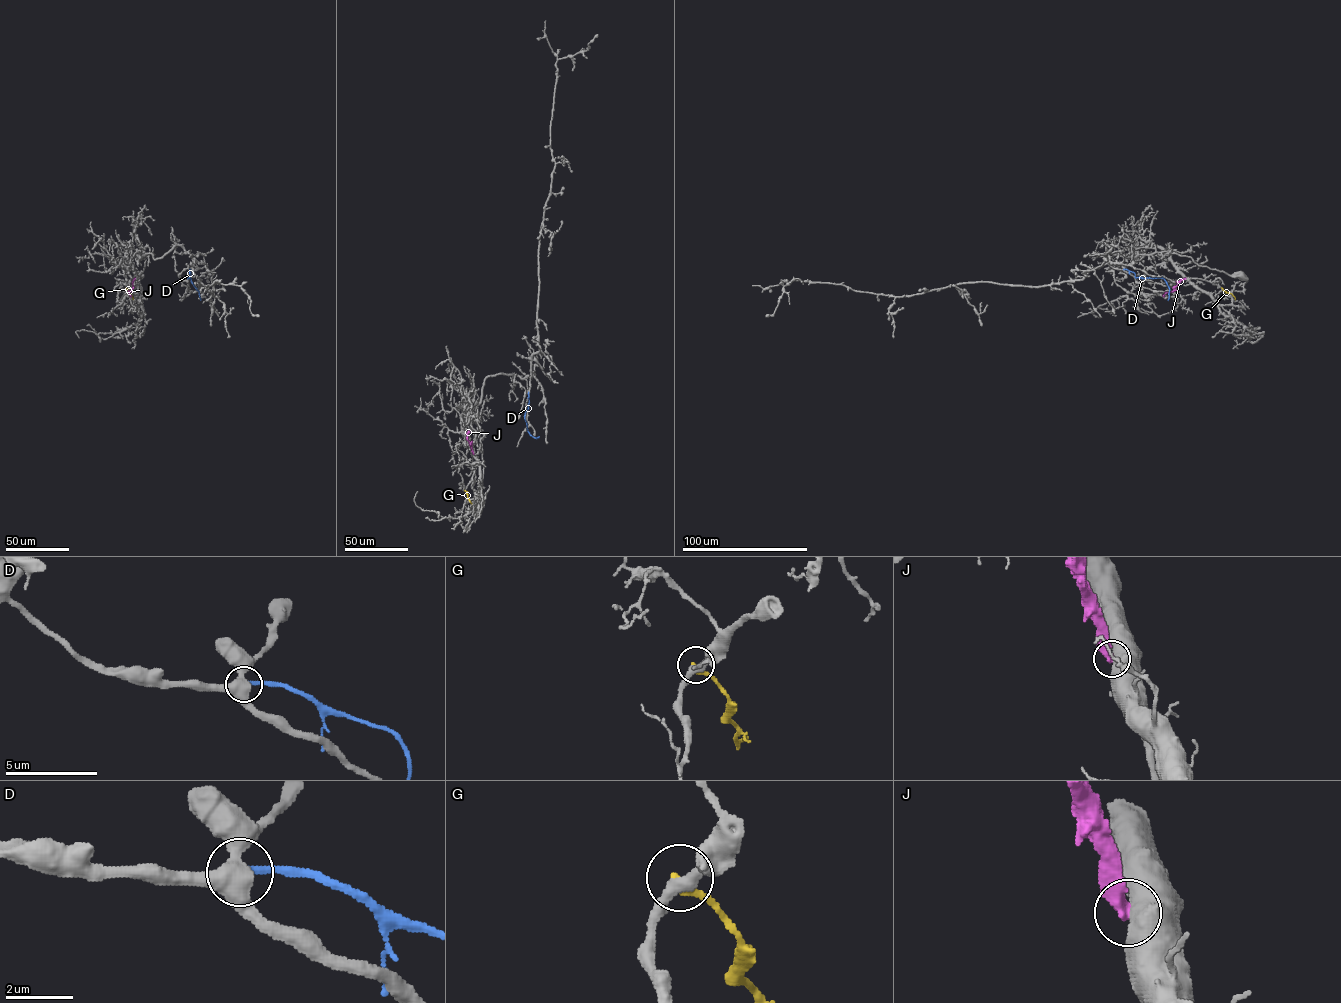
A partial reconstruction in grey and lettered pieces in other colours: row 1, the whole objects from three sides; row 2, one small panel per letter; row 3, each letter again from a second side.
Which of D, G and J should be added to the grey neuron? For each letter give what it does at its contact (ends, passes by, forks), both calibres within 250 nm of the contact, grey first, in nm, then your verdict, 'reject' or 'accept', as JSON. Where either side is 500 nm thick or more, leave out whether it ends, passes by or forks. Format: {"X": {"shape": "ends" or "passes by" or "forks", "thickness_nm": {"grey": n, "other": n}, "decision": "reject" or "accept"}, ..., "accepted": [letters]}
{"D": {"shape": "ends", "thickness_nm": {"grey": 420, "other": 240}, "decision": "reject"}, "G": {"shape": "ends", "thickness_nm": {"grey": 320, "other": 280}, "decision": "reject"}, "J": {"thickness_nm": {"grey": 800, "other": 480}, "decision": "reject"}, "accepted": []}

